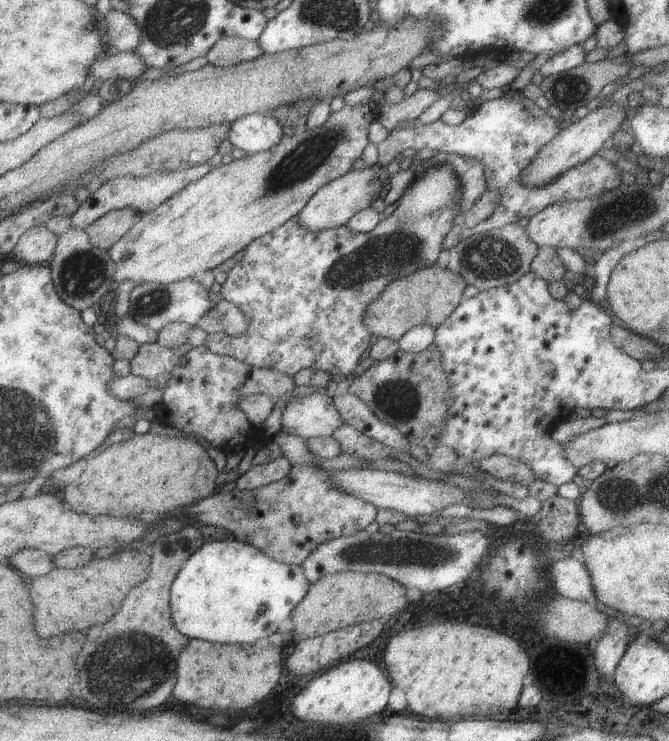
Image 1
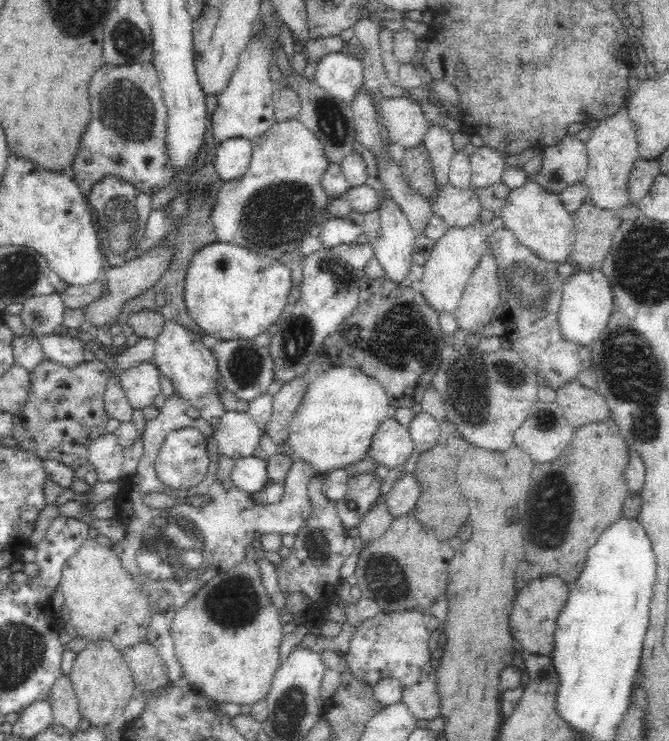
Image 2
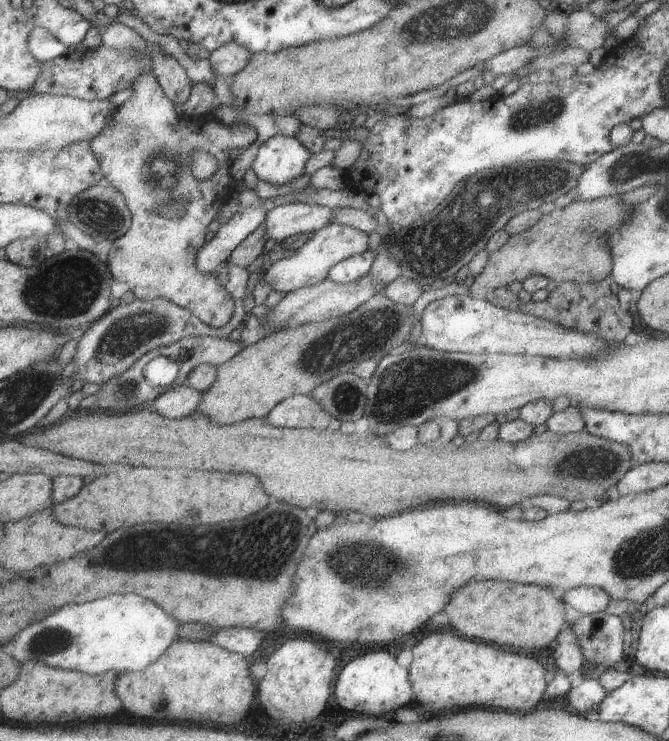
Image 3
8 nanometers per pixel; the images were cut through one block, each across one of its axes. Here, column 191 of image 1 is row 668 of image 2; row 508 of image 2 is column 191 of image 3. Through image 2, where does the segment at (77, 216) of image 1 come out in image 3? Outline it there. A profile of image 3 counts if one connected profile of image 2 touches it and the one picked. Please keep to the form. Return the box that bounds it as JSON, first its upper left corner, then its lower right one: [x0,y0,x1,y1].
[90,74,257,328]

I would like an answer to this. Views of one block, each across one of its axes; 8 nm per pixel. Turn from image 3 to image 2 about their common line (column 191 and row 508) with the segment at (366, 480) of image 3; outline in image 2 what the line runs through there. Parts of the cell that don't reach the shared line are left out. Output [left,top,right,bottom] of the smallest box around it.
[410,419,469,538]

